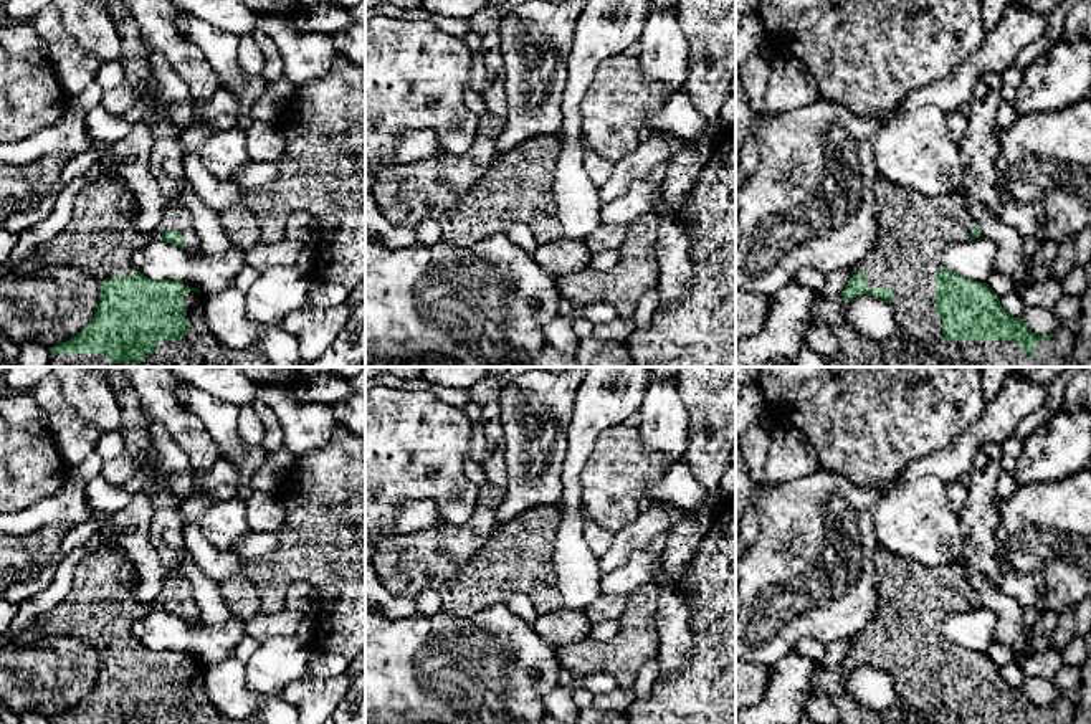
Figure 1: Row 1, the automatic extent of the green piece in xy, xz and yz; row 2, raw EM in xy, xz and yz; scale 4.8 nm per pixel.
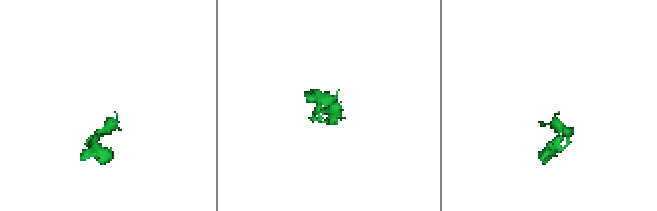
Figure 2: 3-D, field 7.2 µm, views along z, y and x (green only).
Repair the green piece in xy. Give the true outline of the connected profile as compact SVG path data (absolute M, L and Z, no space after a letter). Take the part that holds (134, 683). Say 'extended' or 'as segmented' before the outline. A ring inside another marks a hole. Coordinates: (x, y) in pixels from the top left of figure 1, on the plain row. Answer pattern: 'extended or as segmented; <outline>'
extended; M111 539L88 554L76 569L69 595L41 613L18 638L7 645L31 645L40 635L68 633L89 641L99 653L99 674L91 693L50 724L261 724L223 714L205 689L203 664L190 653L145 648L132 631L147 607L136 598L137 585L124 582L137 572L131 557Z

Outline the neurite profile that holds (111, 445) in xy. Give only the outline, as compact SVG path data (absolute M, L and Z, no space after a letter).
M119 431L104 433L96 446L96 453L104 463L114 461L126 453L126 443Z

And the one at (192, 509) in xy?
M208 494L190 498L190 499L180 498L180 504L179 504L180 517L183 519L185 524L187 522L198 524L202 517L205 516L207 509L213 506L215 503L218 503L218 499Z

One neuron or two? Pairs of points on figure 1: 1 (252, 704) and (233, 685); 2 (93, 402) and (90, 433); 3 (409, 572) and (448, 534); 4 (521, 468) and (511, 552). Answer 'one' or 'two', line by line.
1: one
2: two
3: one
4: two

